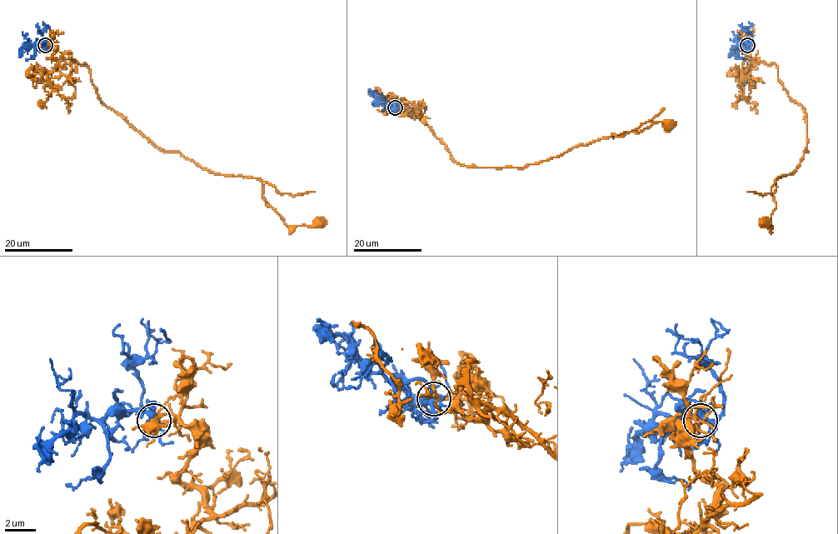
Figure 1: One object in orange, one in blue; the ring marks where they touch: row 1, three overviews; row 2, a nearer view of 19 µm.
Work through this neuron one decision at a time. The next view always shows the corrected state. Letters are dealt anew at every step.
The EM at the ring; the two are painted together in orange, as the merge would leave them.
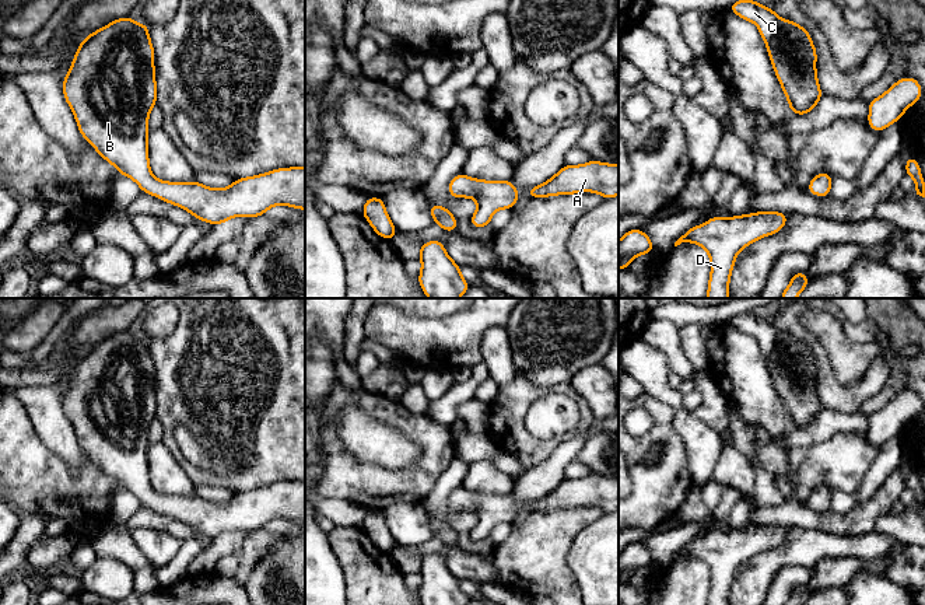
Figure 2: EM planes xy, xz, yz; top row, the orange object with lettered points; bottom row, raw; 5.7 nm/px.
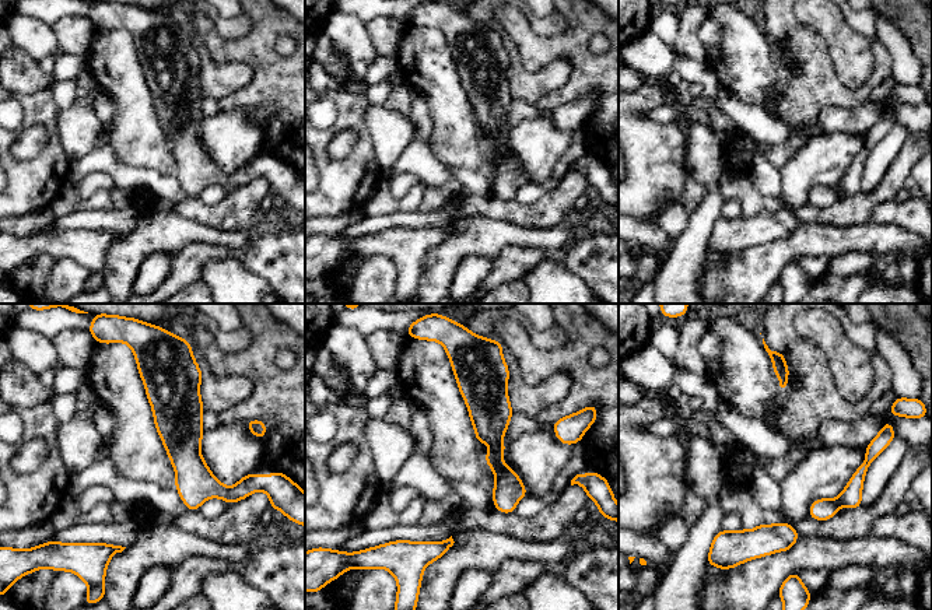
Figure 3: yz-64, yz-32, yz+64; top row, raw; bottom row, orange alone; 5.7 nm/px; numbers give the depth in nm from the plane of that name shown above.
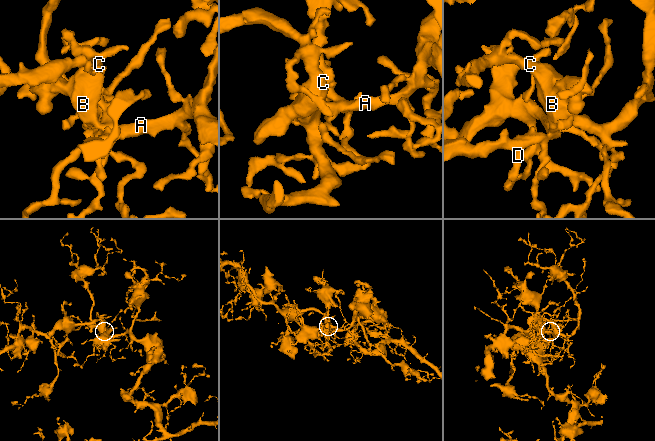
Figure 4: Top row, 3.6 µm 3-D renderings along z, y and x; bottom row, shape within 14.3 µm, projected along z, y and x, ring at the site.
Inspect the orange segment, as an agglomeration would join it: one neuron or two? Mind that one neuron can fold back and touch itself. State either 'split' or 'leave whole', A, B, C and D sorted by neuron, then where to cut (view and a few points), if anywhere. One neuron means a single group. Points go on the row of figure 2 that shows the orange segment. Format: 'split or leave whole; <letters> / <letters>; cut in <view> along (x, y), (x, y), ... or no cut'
leave whole; A B C D; no cut

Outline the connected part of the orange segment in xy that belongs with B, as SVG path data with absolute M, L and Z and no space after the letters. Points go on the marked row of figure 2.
M129 15L99 28L78 45L73 64L63 78L63 95L70 105L81 136L111 162L120 175L132 178L143 193L192 213L196 220L213 225L235 216L259 217L277 204L305 210L305 167L277 168L256 176L235 179L227 189L193 182L157 179L148 161L148 115L157 104L154 48L147 24L136 24Z

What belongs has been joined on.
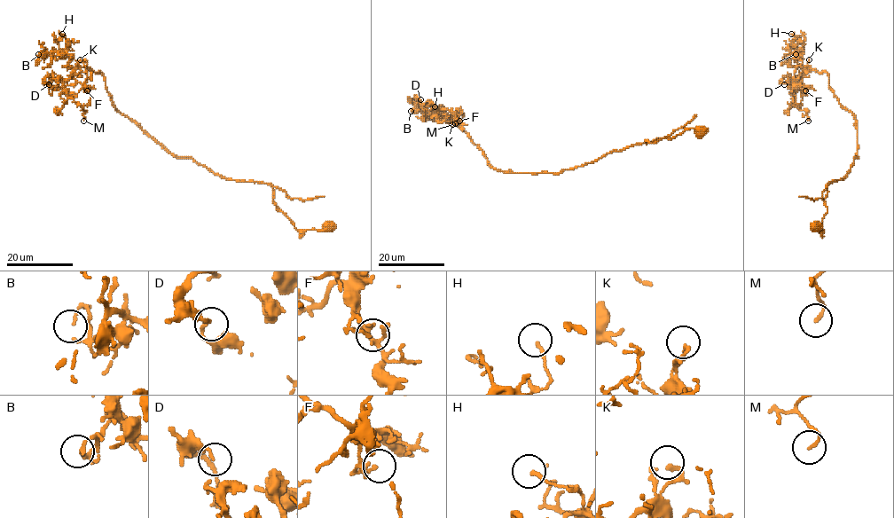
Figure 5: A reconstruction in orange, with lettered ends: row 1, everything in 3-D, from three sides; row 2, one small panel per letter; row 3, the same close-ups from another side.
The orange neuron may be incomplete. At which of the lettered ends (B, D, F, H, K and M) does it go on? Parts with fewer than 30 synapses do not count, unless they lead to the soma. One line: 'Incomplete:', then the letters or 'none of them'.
Incomplete: none of them

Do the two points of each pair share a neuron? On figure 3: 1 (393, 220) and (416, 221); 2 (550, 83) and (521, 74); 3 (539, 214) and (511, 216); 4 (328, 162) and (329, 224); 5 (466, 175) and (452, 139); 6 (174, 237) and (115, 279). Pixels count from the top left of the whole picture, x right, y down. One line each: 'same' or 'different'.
1: same
2: same
3: same
4: different
5: different
6: same

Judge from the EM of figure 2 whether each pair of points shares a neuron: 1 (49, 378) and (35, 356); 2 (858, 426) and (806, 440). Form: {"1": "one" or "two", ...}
{"1": "two", "2": "one"}

